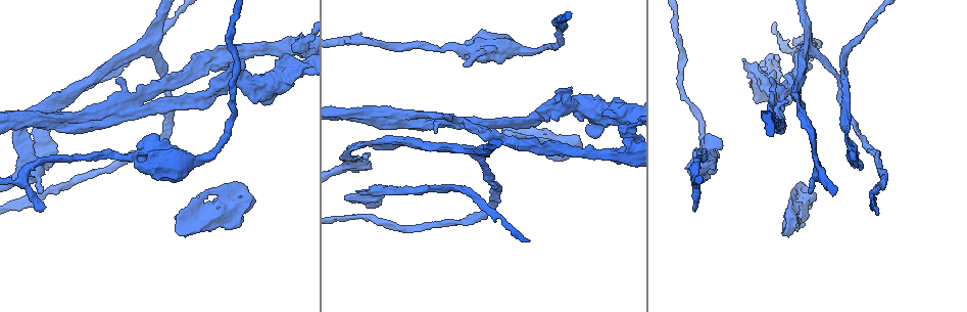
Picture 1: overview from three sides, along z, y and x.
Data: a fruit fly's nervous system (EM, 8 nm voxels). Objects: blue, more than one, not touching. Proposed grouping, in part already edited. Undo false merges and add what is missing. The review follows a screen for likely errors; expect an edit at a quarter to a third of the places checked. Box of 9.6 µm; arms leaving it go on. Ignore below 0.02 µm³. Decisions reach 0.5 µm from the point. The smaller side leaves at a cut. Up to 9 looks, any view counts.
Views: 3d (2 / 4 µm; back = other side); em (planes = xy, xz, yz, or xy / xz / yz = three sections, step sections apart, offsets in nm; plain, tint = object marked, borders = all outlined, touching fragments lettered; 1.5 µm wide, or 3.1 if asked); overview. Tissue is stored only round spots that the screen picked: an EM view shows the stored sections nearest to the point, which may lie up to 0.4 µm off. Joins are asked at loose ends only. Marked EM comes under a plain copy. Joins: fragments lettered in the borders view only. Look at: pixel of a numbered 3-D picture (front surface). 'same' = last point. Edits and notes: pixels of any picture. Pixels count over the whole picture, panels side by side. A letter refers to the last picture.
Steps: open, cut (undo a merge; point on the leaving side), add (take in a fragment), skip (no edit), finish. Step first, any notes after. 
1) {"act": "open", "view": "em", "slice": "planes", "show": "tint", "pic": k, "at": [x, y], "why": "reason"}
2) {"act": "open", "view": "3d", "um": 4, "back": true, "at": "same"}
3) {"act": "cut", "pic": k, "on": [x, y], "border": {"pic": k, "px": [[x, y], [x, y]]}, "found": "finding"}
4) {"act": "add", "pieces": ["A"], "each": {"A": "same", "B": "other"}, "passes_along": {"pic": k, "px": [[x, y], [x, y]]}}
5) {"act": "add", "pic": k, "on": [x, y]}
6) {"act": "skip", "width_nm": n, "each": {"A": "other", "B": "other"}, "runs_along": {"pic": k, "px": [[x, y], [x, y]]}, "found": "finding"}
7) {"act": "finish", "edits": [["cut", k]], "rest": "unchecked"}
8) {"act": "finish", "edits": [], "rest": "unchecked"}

{"act": "open", "view": "em", "slice": "planes", "show": "borders", "pic": 1, "at": [857, 159], "why": "an open end"}

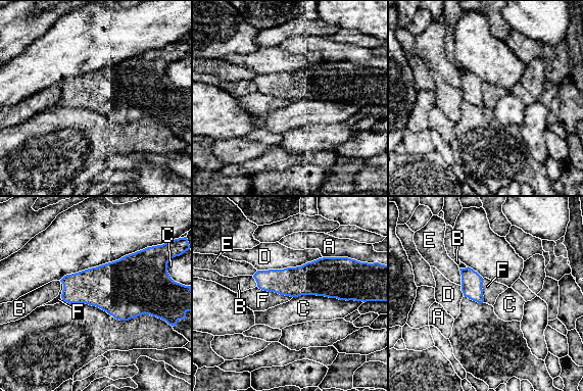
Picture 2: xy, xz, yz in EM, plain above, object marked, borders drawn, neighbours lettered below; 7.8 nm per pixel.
{"act": "skip", "each": {"A": "other", "B": "other", "C": "other", "D": "other", "E": "other", "F": "other"}, "border": {"pic": 2, "px": [[257, 286], [263, 290], [292, 297]]}, "found": "none of them fits"}

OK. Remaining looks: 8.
{"act": "open", "view": "em", "slice": "planes", "show": "borders", "pic": 1, "at": [369, 37], "why": "free end"}

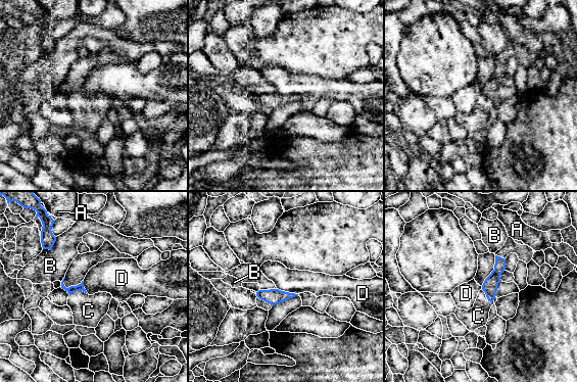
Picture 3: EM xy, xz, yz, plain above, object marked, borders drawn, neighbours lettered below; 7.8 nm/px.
{"act": "add", "pieces": ["C"], "each": {"A": "other", "B": "other", "C": "same", "D": "other"}, "passes_along": {"pic": 3, "px": [[80, 287], [78, 290], [88, 311]]}, "found": "the cell continues"}

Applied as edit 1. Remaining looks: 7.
{"act": "open", "view": "overview", "why": "see it whole again"}

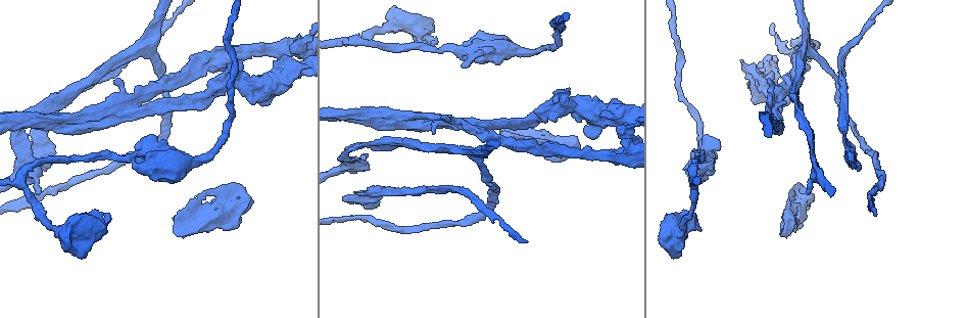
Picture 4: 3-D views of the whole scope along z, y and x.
{"act": "open", "view": "3d", "um": 4, "pic": 4, "at": [172, 218], "why": "an open end"}

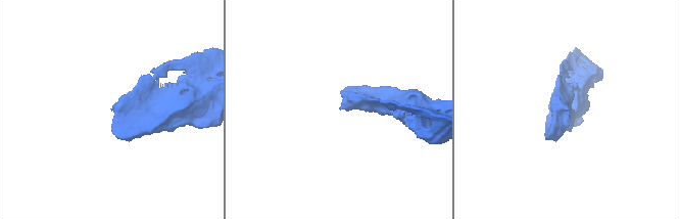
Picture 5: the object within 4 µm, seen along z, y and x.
{"act": "open", "view": "em", "slice": "planes", "show": "borders", "pic": 5, "at": [112, 108]}

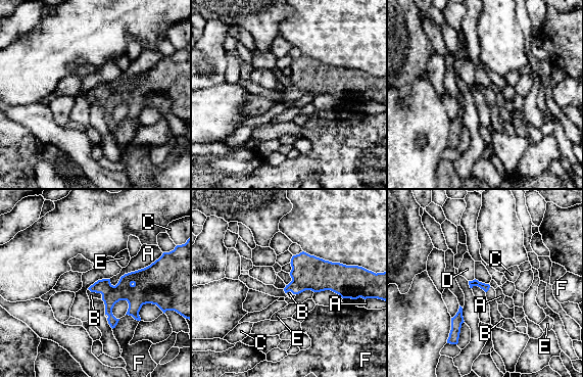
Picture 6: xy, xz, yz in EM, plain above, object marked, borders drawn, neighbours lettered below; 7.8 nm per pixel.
{"act": "add", "pieces": ["B"], "each": {"A": "other", "B": "same", "C": "other", "D": "other", "E": "other", "F": "other"}, "passes_along": {"pic": 6, "px": [[124, 290], [97, 292], [91, 295]]}, "found": "it goes on there"}

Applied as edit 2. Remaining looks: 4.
{"act": "finish", "edits": [["add", 3], ["add", 6]], "rest": "unchecked"}

